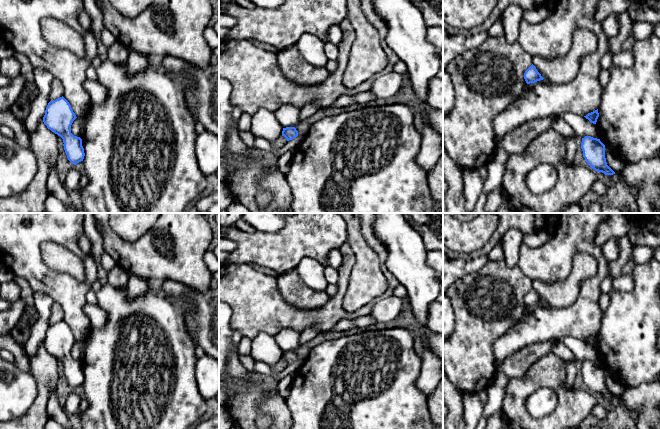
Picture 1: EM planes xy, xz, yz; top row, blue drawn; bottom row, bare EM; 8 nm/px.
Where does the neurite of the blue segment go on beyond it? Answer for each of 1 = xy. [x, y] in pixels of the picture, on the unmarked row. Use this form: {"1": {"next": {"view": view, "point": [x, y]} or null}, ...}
{"1": {"next": null}}

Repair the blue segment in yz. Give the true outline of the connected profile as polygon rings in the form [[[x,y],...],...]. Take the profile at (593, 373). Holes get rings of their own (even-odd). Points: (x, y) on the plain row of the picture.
[[[591,360],[582,362],[581,373],[583,381],[590,391],[605,399],[613,399],[615,396],[607,389],[605,382],[605,369],[600,363]]]

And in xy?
[[[63,320],[48,327],[43,341],[47,352],[63,363],[67,382],[74,389],[83,385],[85,380],[82,363],[71,357],[71,349],[76,342],[71,329]]]

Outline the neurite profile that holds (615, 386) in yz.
[[[605,370],[605,382],[607,389],[615,396],[620,397],[626,390],[626,385],[609,370]]]

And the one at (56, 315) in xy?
[[[54,302],[51,306],[51,313],[49,318],[49,326],[56,324],[63,320],[64,312],[61,308],[61,305],[57,302]]]

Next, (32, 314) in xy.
[[[35,307],[34,308],[30,308],[28,310],[24,310],[22,316],[26,316],[30,320],[30,324],[32,326],[38,320],[38,317],[39,317],[38,312],[35,309]]]

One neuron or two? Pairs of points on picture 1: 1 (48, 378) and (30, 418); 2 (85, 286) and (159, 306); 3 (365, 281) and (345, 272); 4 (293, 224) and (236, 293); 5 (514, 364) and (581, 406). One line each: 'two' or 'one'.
1: one
2: two
3: two
4: two
5: two

